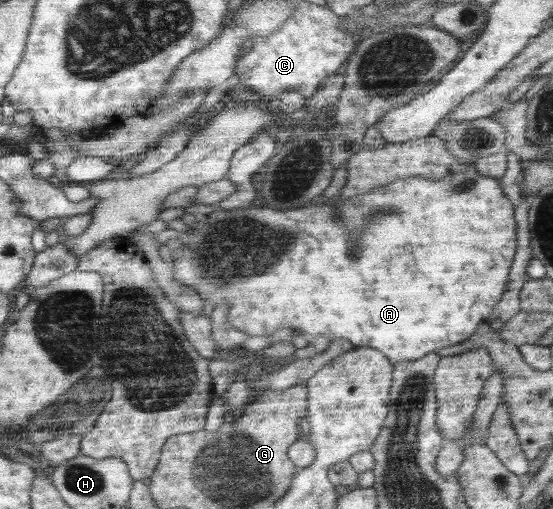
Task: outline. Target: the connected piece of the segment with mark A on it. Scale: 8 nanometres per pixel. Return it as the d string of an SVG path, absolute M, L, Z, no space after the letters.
M467 165L463 170L437 179L425 179L423 176L399 178L373 191L359 194L359 196L339 200L337 197L329 200L317 200L308 206L299 209L282 211L269 209L259 201L245 204L238 209L221 209L218 204L213 205L215 211L207 216L200 216L191 224L187 232L181 233L178 241L182 249L175 250L173 255L173 279L195 291L202 301L211 307L227 305L229 309L229 323L237 331L245 331L251 337L269 337L270 343L275 345L281 341L292 342L299 331L308 334L309 338L316 335L325 335L327 339L347 339L356 348L369 347L382 352L391 362L413 361L421 359L427 354L438 352L466 341L475 333L479 325L487 323L495 304L503 295L509 279L511 259L517 251L517 225L513 219L513 203L503 195L501 183L497 176L483 176L474 165Z

